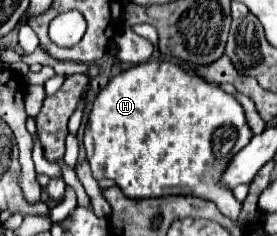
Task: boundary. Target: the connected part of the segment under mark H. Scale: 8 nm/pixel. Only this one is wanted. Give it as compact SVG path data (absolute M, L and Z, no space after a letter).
M151 60L117 74L97 94L85 128L83 144L87 150L93 178L115 180L117 186L123 190L123 194L129 198L195 194L199 198L207 198L215 202L227 218L237 218L241 212L241 202L237 202L231 196L231 192L219 186L219 174L223 174L227 162L231 162L231 158L249 140L251 140L251 130L245 122L243 108L231 94L197 76L187 74L177 64Z

